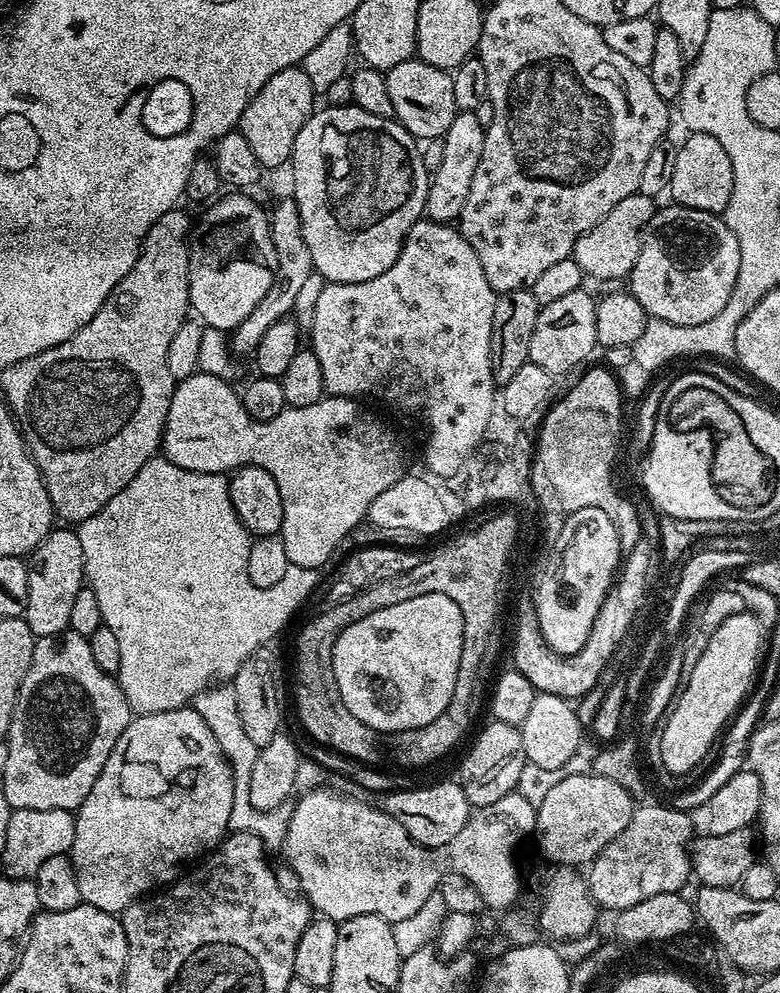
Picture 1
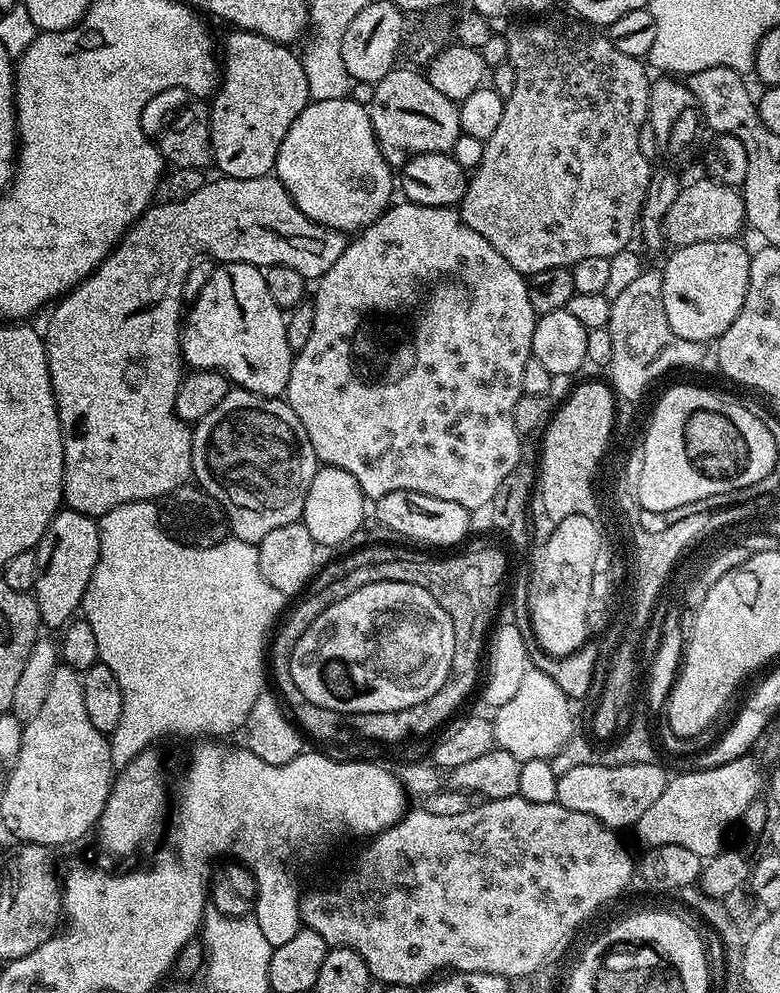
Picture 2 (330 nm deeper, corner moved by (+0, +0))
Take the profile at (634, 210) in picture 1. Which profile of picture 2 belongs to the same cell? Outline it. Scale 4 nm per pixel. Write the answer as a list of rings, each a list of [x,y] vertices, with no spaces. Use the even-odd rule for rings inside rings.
[[[703,178],[693,184],[685,183],[680,189],[674,206],[670,206],[664,215],[662,231],[664,239],[676,248],[690,246],[694,242],[711,240],[731,240],[739,237],[739,232],[746,228],[744,198],[740,188],[731,188],[719,184],[717,180]]]

